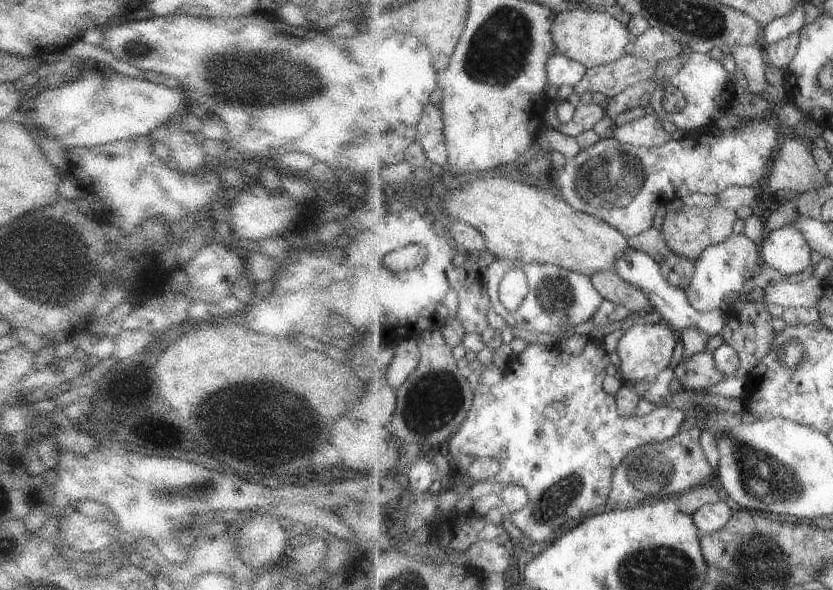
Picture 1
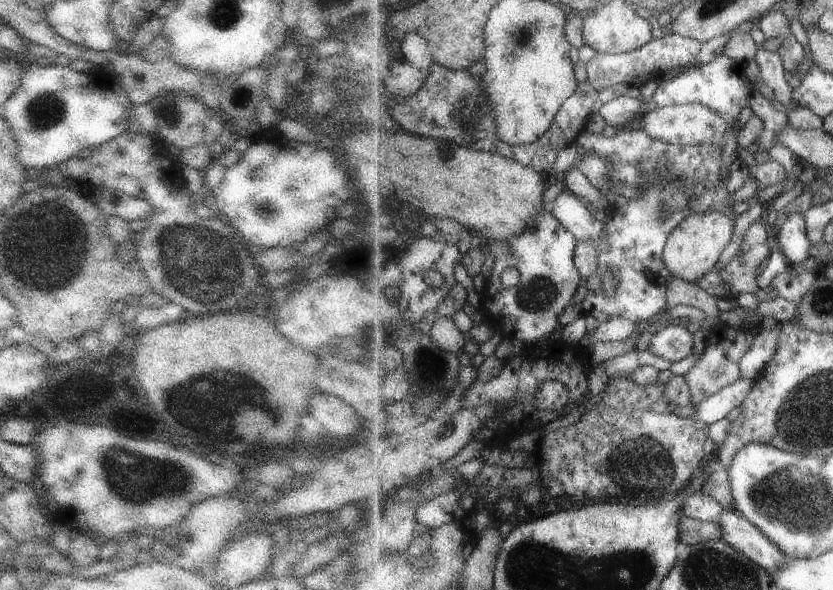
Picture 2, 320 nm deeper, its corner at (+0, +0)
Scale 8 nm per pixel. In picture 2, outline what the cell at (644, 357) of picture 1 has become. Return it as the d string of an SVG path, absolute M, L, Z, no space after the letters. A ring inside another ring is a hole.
M666 325L664 330L655 334L647 348L651 354L676 362L693 353L693 334L685 326Z

